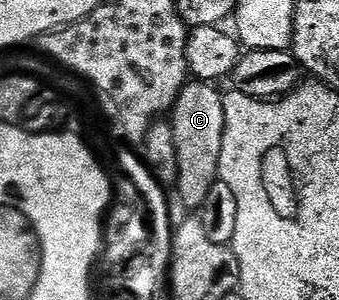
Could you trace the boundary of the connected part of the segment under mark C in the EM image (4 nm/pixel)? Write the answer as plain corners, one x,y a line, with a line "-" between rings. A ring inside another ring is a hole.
190,81
182,88
172,108
176,141
178,182
176,190
182,203
191,209
202,206
208,189
218,179
220,149
224,145
224,95
206,81

